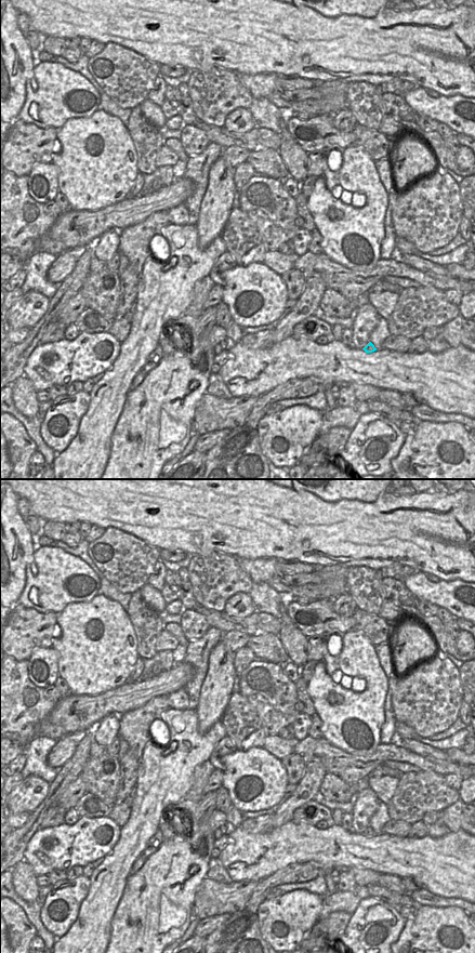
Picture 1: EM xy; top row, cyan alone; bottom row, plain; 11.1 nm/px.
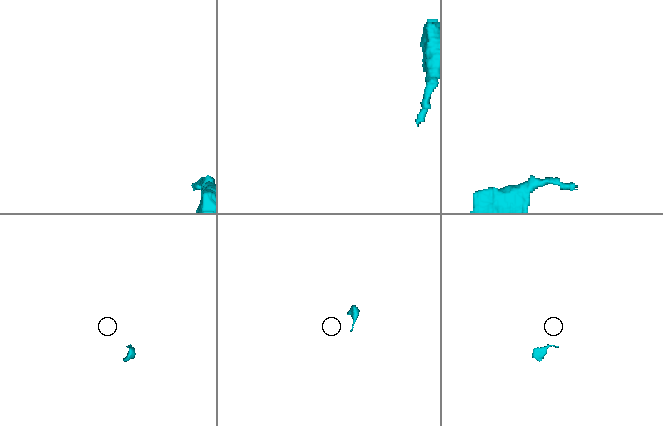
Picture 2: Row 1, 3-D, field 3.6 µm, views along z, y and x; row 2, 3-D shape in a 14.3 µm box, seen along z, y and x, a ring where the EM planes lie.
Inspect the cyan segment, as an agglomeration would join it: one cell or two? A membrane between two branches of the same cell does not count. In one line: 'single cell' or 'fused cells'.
single cell

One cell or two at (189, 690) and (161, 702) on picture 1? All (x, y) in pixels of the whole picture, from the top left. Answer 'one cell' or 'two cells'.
two cells

